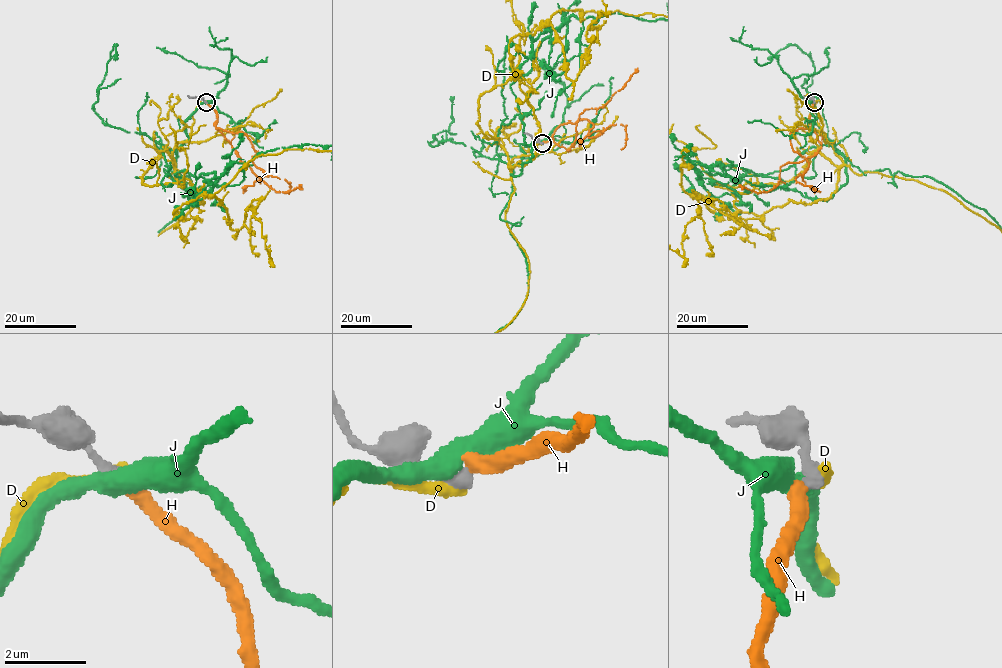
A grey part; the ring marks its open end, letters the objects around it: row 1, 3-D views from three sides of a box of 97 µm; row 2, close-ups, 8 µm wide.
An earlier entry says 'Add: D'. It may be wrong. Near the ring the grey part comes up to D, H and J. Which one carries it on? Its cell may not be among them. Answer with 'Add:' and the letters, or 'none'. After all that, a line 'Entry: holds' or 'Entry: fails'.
Add: none
Entry: fails

